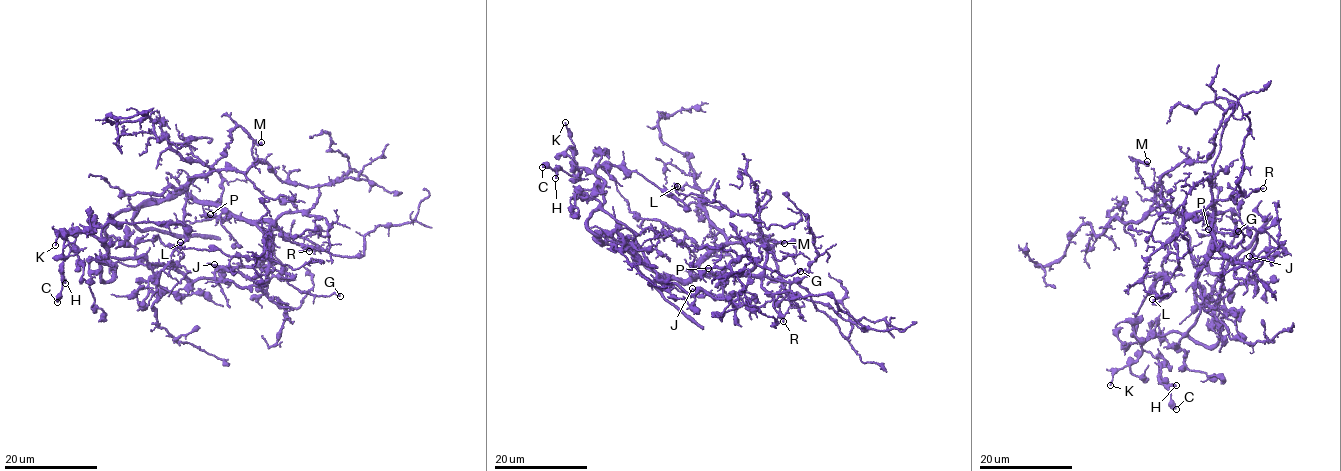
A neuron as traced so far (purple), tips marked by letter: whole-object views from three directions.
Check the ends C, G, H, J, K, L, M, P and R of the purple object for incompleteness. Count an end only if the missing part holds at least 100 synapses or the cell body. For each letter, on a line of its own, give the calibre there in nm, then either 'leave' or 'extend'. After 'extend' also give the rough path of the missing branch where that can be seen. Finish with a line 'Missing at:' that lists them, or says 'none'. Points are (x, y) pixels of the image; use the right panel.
C: calibre 480 nm; leave
G: calibre 360 nm; leave
H: calibre 190 nm; leave
J: calibre 160 nm; leave
K: calibre 170 nm; leave
L: calibre 440 nm; leave
M: calibre 160 nm; leave
P: calibre 130 nm; leave
R: calibre 110 nm; leave
Missing at: none

